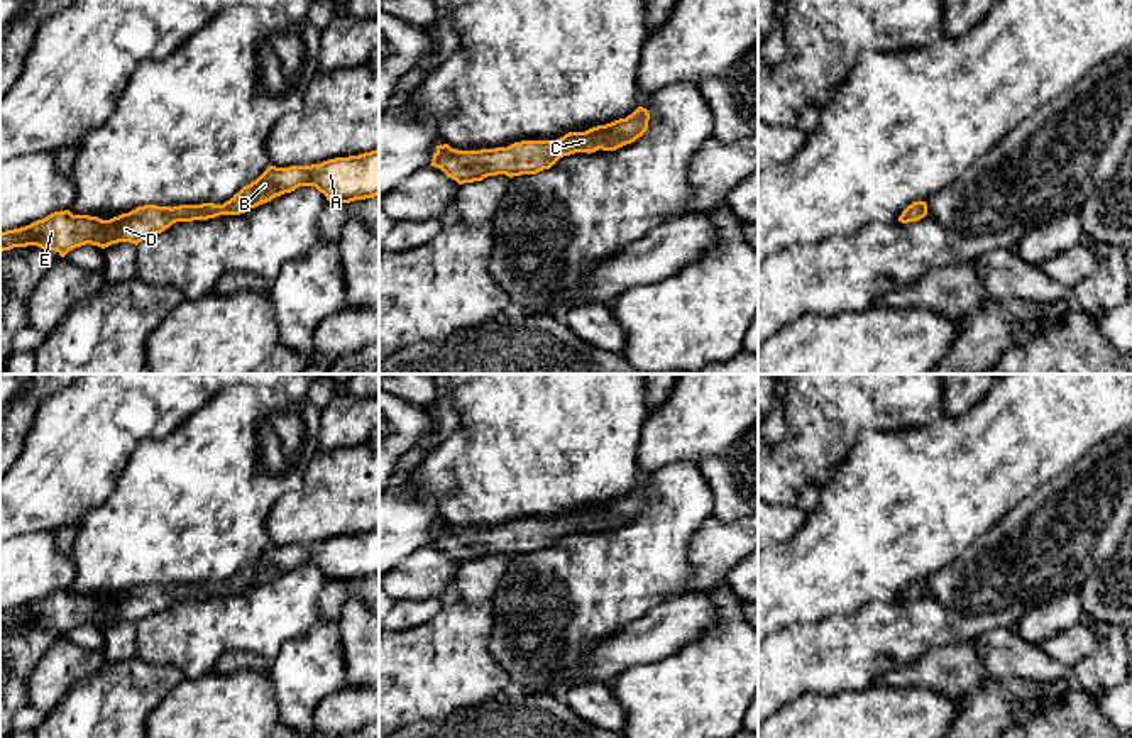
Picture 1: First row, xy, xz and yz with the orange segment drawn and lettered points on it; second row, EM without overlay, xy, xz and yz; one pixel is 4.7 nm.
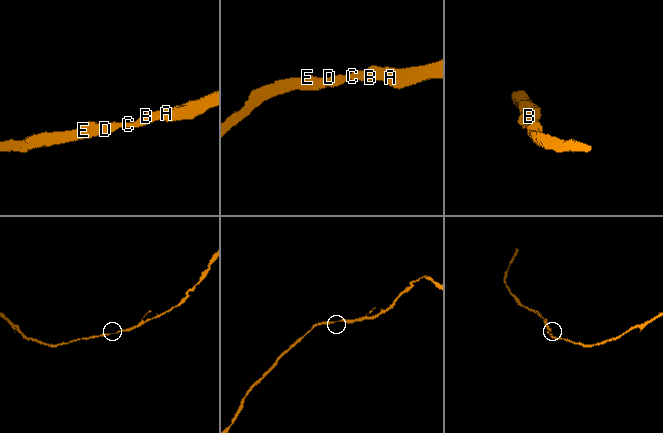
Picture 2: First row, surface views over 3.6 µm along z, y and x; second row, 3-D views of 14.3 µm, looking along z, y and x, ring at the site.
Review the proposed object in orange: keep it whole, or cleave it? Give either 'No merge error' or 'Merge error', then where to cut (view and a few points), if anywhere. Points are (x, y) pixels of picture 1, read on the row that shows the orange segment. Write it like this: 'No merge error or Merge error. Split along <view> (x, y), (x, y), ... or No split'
No merge error. No split

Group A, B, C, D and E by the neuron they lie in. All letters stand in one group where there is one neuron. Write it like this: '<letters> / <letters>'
A B C D E

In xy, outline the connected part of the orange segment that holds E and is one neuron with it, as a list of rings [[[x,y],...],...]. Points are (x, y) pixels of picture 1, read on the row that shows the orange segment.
[[[379,149],[359,156],[335,157],[311,166],[269,166],[256,181],[244,186],[223,205],[144,205],[110,220],[73,215],[61,210],[30,225],[0,232],[0,252],[37,245],[64,257],[69,251],[91,244],[102,249],[161,234],[176,222],[208,220],[220,215],[240,215],[250,208],[291,193],[299,186],[315,186],[328,201],[350,203],[379,195]]]

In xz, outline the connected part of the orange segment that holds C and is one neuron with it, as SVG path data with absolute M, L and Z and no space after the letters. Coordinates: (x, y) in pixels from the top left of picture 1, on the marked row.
M638 107L626 118L592 127L585 132L569 132L557 140L521 140L508 147L457 151L448 144L437 146L431 164L459 184L482 181L487 176L536 174L550 169L560 157L575 152L616 151L635 142L648 129L650 113Z

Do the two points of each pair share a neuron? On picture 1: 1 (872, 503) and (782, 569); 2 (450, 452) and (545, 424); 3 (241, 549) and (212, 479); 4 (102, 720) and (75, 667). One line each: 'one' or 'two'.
1: one
2: two
3: one
4: two

